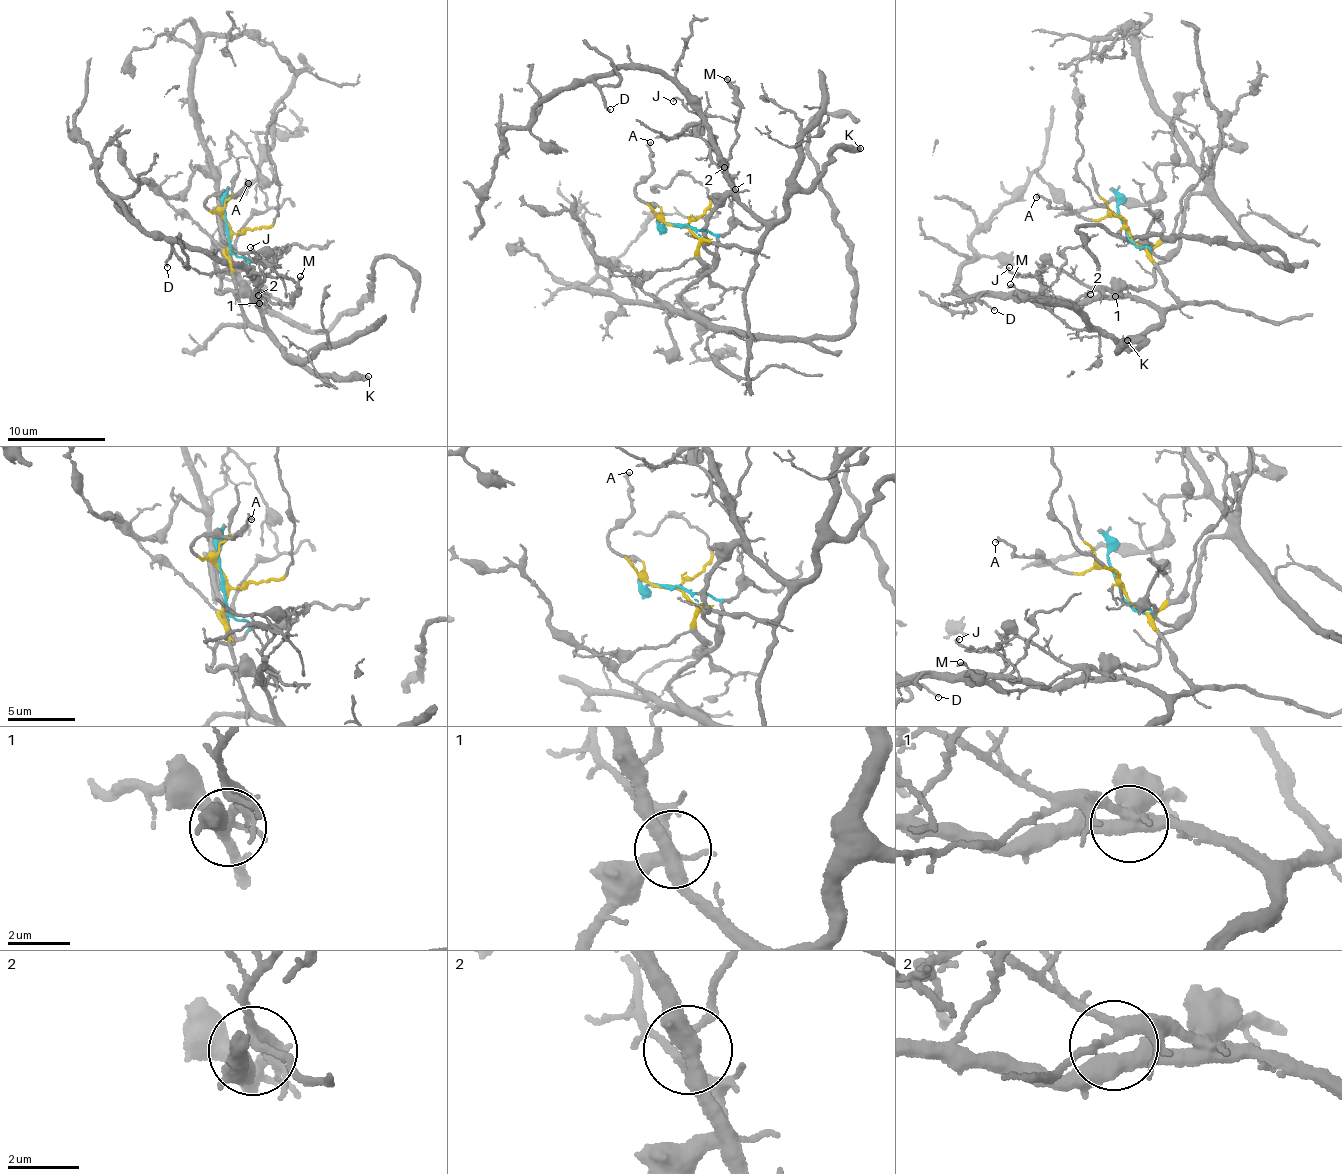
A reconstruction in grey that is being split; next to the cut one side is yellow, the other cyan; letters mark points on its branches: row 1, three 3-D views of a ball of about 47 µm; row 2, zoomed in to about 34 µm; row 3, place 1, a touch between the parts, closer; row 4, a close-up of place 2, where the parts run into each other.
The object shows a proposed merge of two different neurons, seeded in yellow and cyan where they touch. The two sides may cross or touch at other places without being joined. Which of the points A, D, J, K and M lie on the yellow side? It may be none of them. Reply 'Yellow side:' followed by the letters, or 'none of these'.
Yellow side: A, D, K

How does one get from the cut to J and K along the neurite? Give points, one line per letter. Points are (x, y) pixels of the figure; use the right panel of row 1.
J: (1125, 229), (1134, 244), (1166, 261), (1145, 289), (1095, 290), (1052, 266), (1028, 277), (1010, 267)
K: (1126, 228), (1156, 263), (1162, 287), (1179, 301), (1145, 332), (1142, 344), (1118, 350), (1127, 339)

